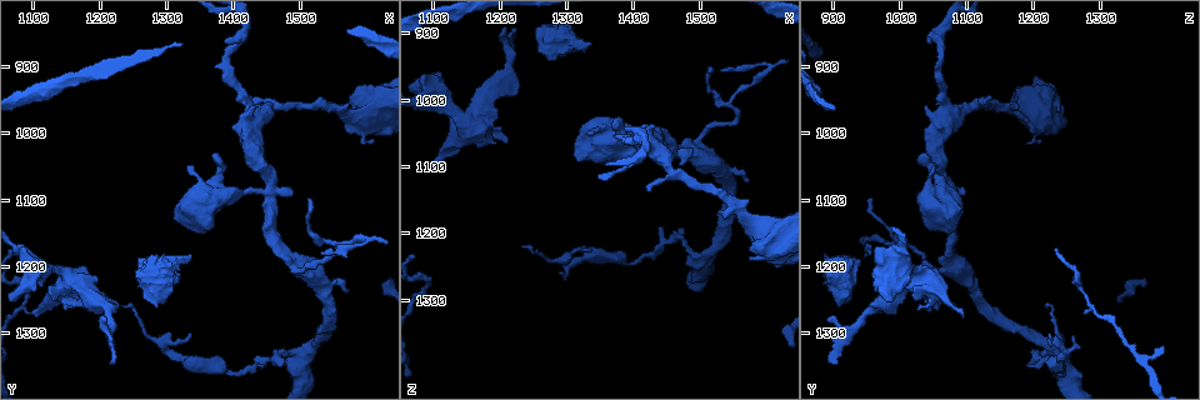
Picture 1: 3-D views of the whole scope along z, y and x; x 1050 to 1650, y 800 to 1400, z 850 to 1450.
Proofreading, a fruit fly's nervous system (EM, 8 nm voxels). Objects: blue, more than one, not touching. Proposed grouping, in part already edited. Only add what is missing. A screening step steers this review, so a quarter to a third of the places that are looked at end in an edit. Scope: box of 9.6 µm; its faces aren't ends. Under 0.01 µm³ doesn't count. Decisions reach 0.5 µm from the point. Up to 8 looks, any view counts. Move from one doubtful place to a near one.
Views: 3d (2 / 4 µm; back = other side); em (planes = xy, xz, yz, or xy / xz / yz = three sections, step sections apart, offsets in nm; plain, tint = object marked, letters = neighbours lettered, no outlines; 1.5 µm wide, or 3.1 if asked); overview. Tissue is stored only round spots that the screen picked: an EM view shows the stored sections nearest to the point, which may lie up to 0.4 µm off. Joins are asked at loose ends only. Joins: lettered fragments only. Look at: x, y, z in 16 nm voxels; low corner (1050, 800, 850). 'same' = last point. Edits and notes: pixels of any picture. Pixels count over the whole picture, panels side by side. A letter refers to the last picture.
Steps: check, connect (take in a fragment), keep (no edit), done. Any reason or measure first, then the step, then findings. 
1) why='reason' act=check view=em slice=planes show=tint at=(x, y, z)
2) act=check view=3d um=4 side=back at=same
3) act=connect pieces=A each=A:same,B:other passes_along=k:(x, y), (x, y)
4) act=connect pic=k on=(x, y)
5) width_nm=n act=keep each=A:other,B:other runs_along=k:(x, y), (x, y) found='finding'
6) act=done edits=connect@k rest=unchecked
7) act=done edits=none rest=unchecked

why='free end' act=check view=3d um=2 at=(1440, 1350, 1190)

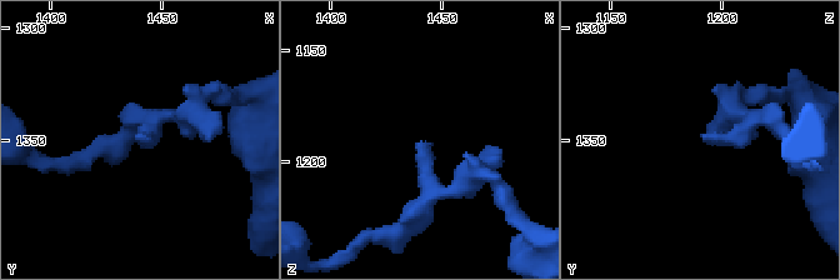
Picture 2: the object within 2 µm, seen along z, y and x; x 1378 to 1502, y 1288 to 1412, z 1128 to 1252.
why='now the EM' act=check view=em slice=planes show=tint at=(1442, 1351, 1190)

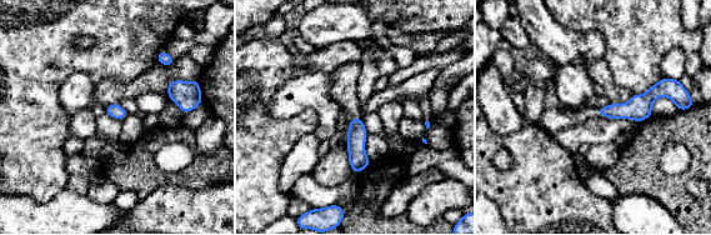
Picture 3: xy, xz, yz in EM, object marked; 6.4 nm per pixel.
why='what lies round it' act=check view=em slice=planes show=letters at=same

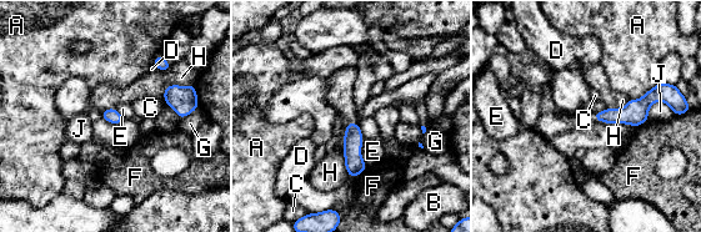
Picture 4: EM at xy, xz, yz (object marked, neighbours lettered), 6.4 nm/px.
act=keep each=A:other,B:other,C:other,D:other,E:other,F:other,G:other,H:other,J:other border=4:(362, 139), (361, 159), (367, 165) found='none of them fits'

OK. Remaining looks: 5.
why='branch stops here' act=check view=em slice=planes show=letters at=(1235, 1265, 1220)

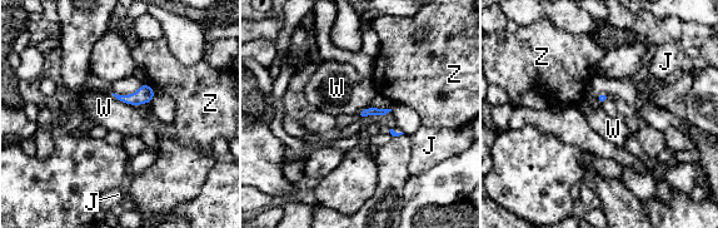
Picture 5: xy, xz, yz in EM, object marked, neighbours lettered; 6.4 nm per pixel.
longest_contact=W:160nm act=keep each=J:other,W:other,Z:other found='no lettered fragment goes on from it'

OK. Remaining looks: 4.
why='an open end' act=check view=3d um=2 at=(1205, 1275, 895)

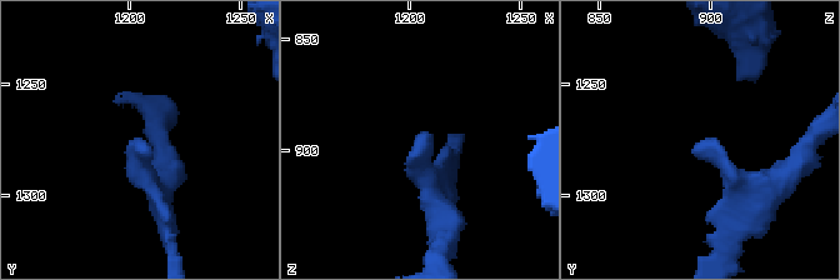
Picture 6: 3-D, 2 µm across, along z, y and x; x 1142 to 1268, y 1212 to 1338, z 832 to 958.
act=check view=em slice=yz step=4 show=letters at=(1205, 1278, 894)

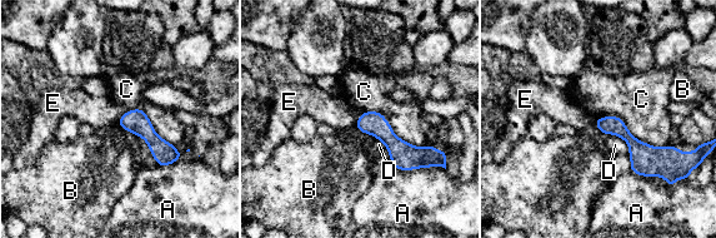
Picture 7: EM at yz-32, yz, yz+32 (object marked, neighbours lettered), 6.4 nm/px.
act=keep each=A:other,B:other,C:other,D:other,E:other found='no lettered fragment goes on from it'

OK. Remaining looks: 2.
act=done edits=none rest=unchecked

